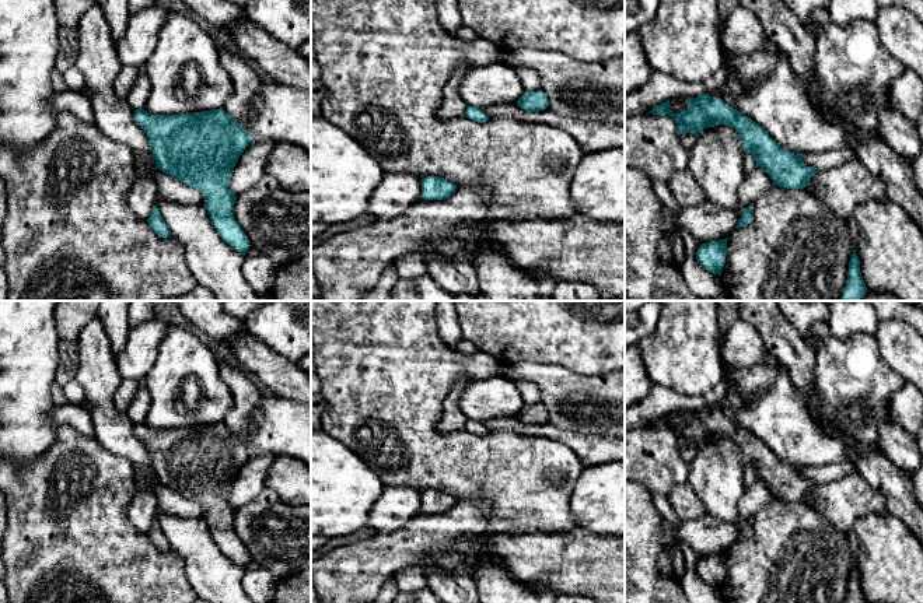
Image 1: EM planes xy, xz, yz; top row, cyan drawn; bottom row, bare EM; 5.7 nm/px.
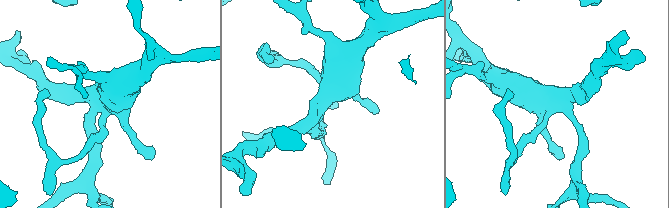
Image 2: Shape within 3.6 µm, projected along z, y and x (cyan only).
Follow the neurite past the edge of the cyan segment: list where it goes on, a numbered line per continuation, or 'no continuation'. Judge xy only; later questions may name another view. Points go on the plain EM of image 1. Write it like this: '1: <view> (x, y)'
no continuation

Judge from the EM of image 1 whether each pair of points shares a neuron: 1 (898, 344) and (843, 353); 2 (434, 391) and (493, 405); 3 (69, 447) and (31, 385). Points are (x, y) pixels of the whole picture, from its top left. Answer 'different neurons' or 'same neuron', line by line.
1: different neurons
2: different neurons
3: different neurons

